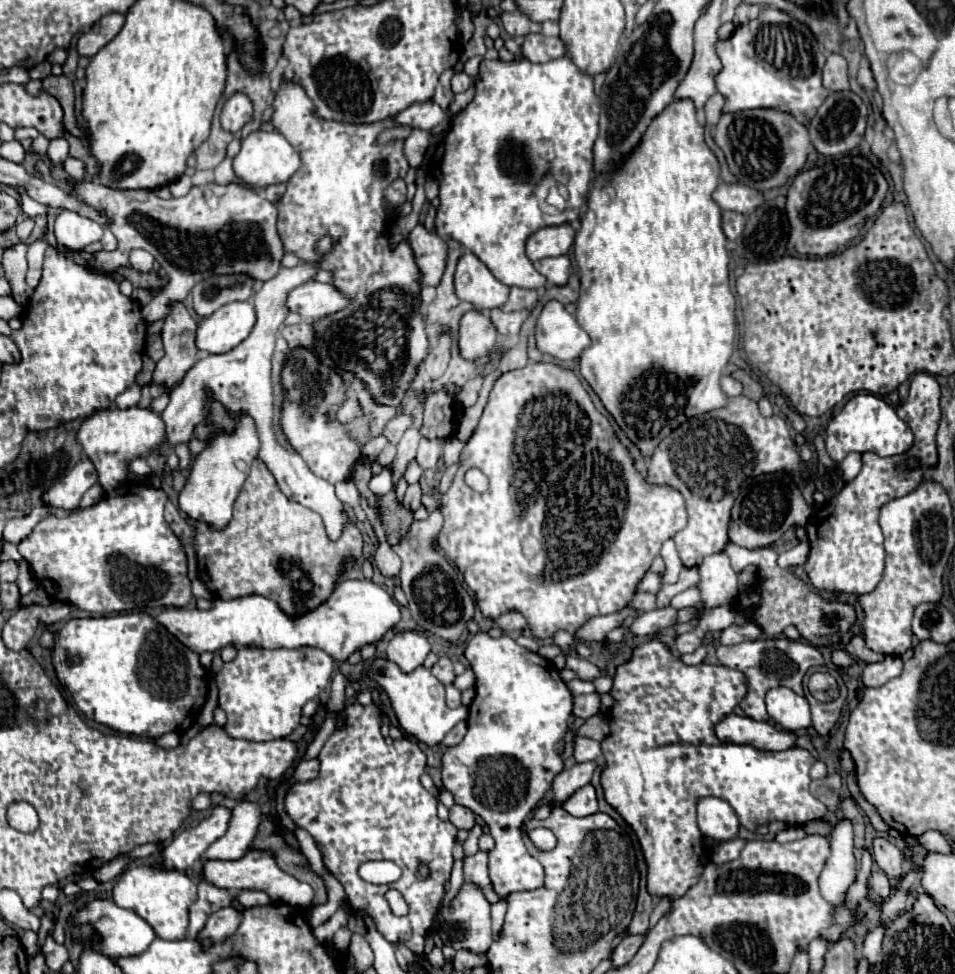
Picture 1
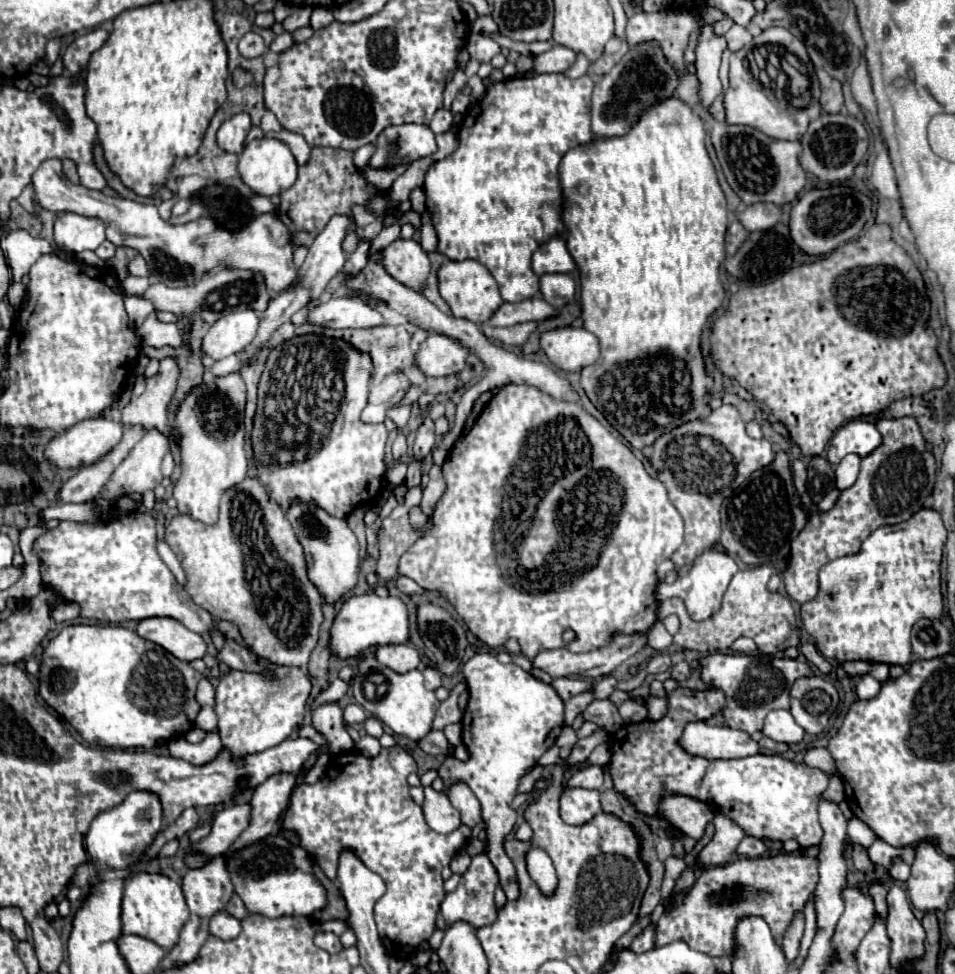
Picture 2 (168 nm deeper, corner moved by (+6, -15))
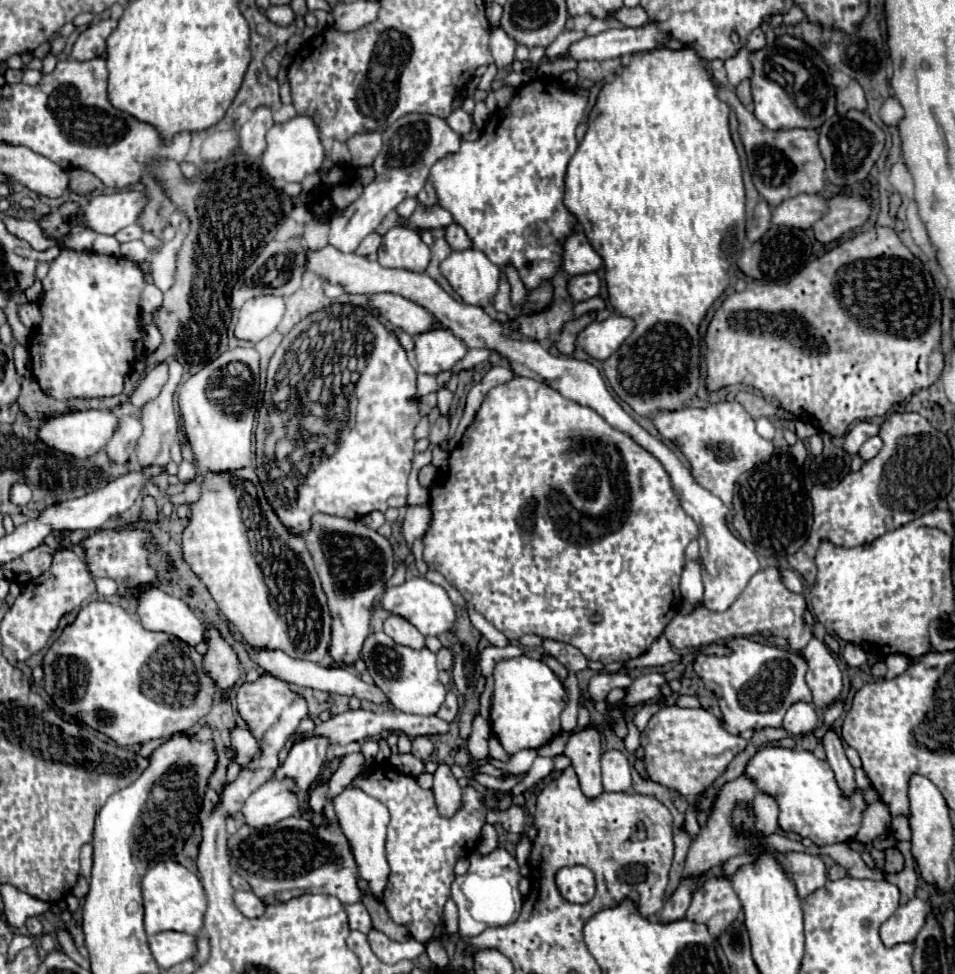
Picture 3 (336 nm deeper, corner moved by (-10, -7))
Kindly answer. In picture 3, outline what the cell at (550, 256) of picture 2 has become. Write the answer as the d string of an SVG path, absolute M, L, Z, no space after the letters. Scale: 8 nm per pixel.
M572 233L564 243L562 267L570 277L592 273L602 267L602 257L592 249L584 233Z

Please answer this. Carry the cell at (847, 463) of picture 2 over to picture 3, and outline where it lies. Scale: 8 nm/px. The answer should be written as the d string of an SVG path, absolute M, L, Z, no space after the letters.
M878 435L870 437L870 439L860 447L860 455L862 455L862 459L864 459L864 461L872 459L872 457L880 451L880 447L882 447L882 439L880 439Z

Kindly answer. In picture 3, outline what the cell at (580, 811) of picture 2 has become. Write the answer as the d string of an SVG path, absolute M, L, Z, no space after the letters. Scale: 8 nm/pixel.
M588 723L580 731L572 733L566 741L564 755L572 761L572 767L580 779L580 787L586 797L598 797L604 787L600 779L600 731L594 723Z

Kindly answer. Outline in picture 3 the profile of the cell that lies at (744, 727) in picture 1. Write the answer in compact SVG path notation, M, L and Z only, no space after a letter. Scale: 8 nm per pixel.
M678 705L662 707L654 713L640 733L636 757L642 759L648 777L660 785L682 793L690 803L696 803L704 791L724 773L728 763L746 747L746 739L730 735L706 709L684 709Z

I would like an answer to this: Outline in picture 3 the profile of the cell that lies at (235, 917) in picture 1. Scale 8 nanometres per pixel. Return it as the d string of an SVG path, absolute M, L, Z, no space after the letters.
M236 891L234 893L236 907L246 915L246 917L260 917L266 909L260 897L254 895L254 891Z

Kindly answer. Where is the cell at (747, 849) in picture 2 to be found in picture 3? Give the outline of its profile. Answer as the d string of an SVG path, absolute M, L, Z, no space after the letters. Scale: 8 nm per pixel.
M756 793L754 797L754 813L756 813L756 825L758 831L772 835L778 831L778 803L768 793Z

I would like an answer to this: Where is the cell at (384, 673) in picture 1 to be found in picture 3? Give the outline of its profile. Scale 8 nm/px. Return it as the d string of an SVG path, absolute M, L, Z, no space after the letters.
M374 631L364 641L362 659L370 677L388 695L394 709L414 715L434 715L444 703L446 689L438 681L436 655L428 647L410 649L394 643L392 637L388 637L384 631Z

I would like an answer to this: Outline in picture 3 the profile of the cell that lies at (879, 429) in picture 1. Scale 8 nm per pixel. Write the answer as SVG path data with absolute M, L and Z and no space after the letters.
M868 421L856 423L856 425L848 431L848 435L844 437L844 449L846 449L850 455L856 455L858 449L862 447L862 443L864 443L868 437L878 435L878 429L880 429L880 427L878 427L876 423L868 423Z

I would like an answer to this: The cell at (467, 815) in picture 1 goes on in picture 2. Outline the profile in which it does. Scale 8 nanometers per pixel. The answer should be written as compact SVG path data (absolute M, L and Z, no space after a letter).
M424 787L426 801L422 805L426 823L436 833L452 833L460 827L460 811L452 807L448 795L444 791L434 791L432 787Z

